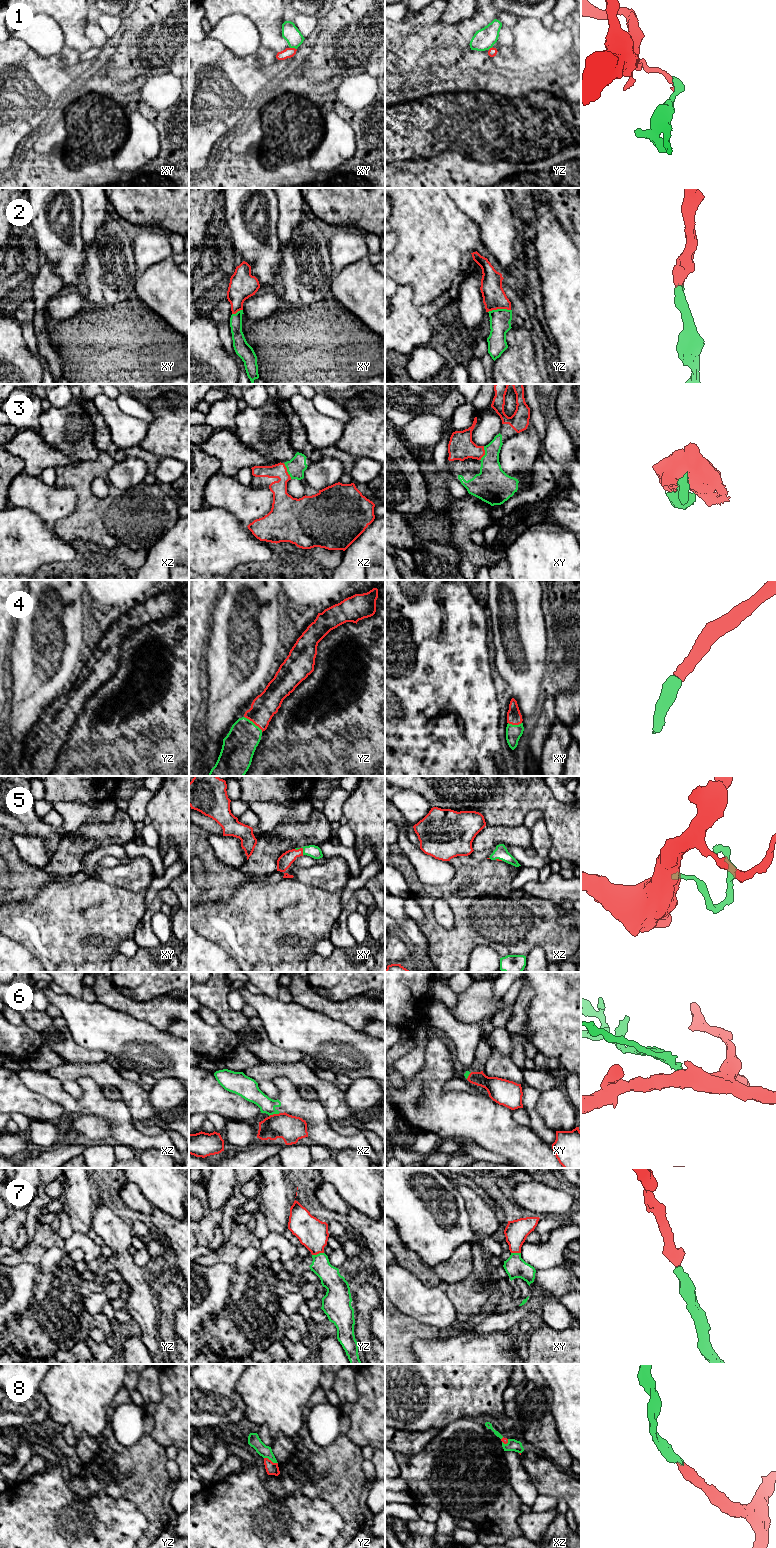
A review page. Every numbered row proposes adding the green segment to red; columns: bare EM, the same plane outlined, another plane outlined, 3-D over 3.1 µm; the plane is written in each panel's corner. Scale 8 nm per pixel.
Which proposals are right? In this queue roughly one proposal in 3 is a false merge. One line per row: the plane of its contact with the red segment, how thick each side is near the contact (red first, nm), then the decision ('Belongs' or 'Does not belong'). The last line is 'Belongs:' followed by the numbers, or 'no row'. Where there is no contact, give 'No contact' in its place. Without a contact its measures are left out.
1: Touches red in xy. Thickness 80 nm (red) against 140 nm. Does not belong
2: Touches red in yz. Thickness 190 nm (red) against 170 nm. Belongs
3: Touches red in xz. Thickness 160 nm (red) against 150 nm. Belongs
4: Touches red in yz. Thickness 200 nm (red) against 260 nm. Belongs
5: Touches red in xy. Thickness 110 nm (red) against 100 nm. Belongs
6: Touches red in xz. Thickness 220 nm (red) against 140 nm. Does not belong
7: Touches red in yz. Thickness 240 nm (red) against 160 nm. Belongs
8: Touches red in yz. Thickness 100 nm (red) against 100 nm. Belongs
Belongs: 2, 3, 4, 5, 7, 8

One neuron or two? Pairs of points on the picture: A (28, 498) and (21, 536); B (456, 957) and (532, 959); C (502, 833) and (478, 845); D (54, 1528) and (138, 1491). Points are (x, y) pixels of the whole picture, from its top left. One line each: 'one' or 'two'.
A: two
B: two
C: one
D: two

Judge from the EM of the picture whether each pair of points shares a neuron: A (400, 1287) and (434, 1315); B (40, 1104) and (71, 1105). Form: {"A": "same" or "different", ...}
{"A": "same", "B": "different"}

